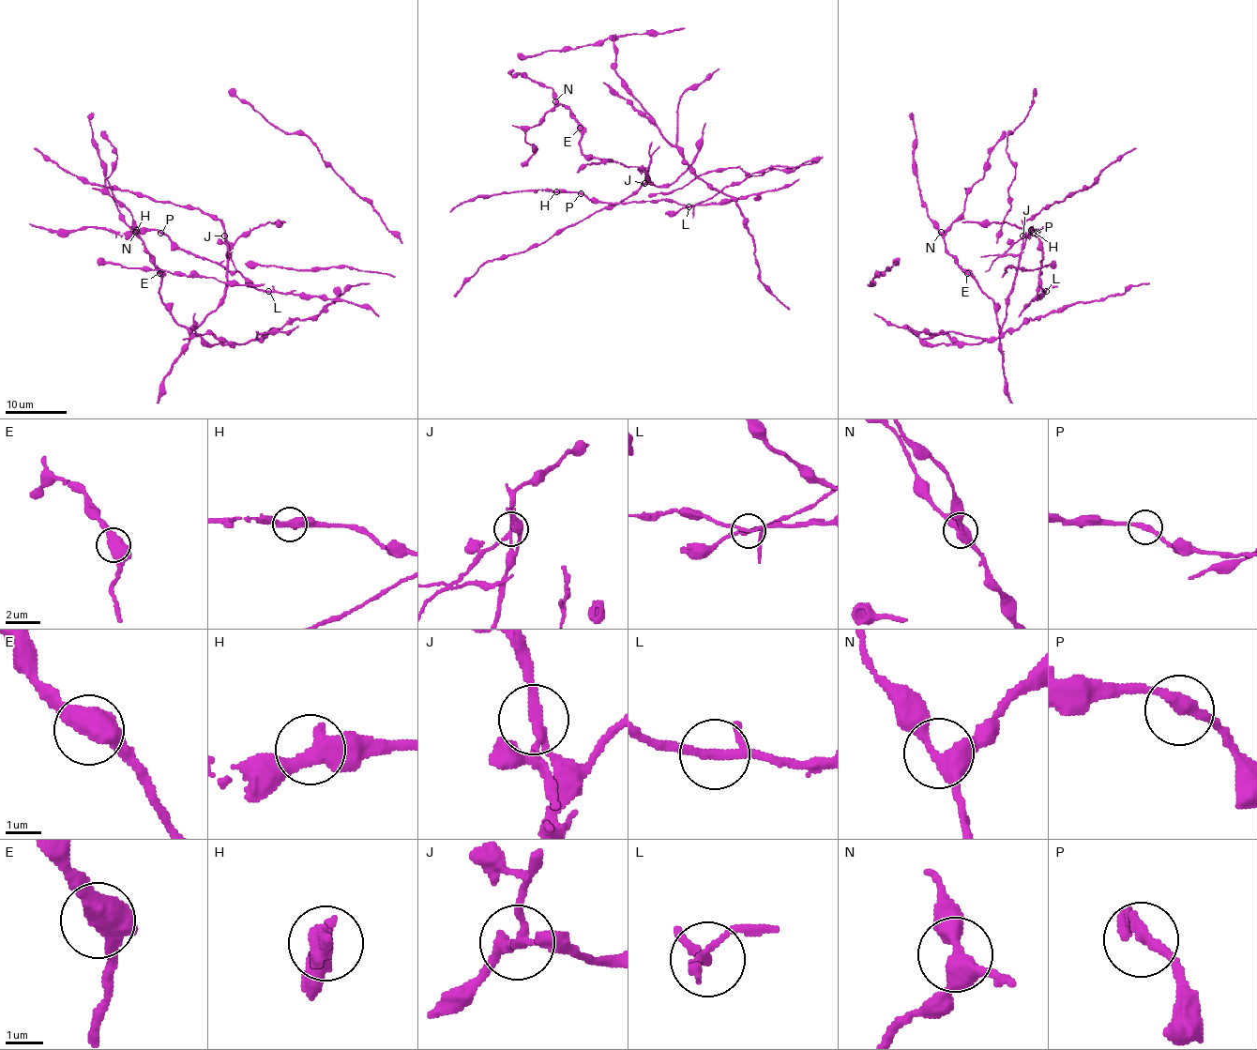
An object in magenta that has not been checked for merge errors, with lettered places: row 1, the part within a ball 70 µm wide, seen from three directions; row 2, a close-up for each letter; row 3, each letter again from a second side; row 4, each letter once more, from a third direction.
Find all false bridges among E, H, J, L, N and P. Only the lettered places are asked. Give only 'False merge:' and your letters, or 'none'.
False merge: J

